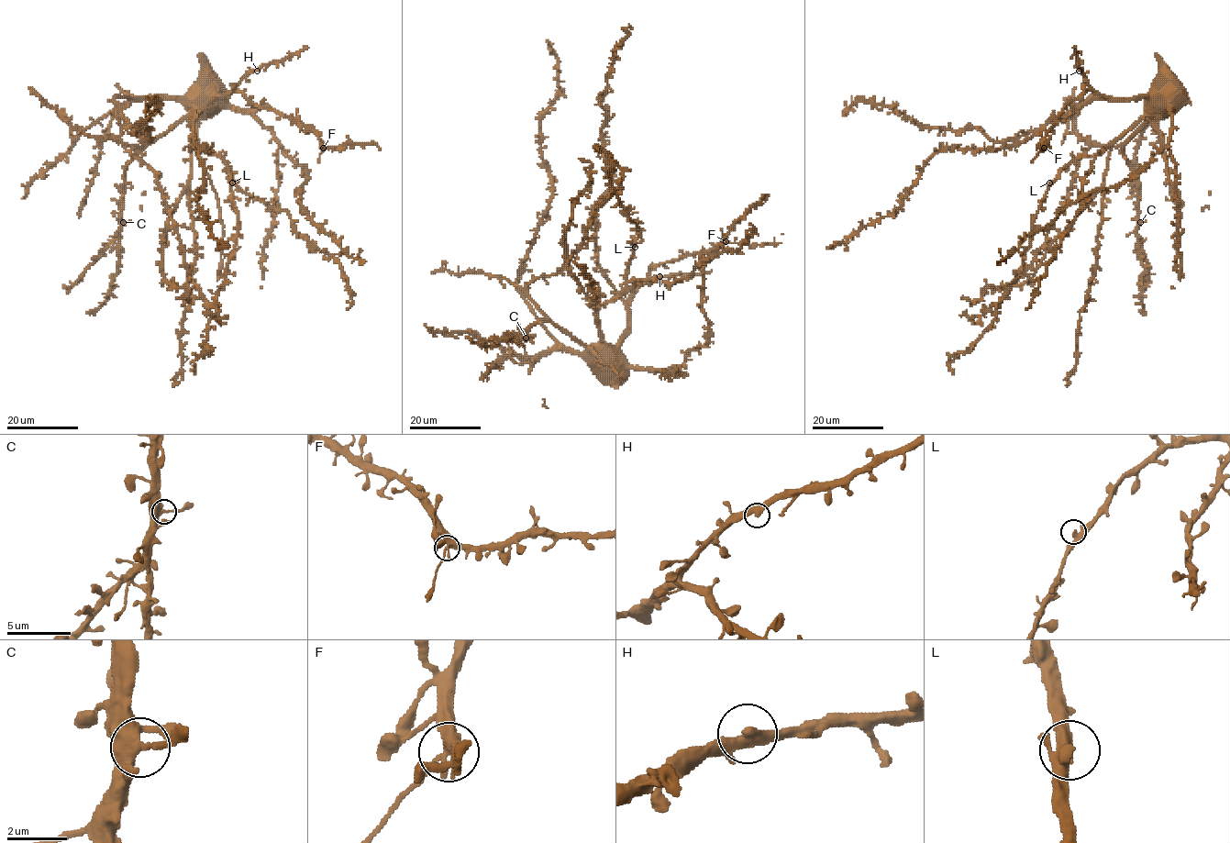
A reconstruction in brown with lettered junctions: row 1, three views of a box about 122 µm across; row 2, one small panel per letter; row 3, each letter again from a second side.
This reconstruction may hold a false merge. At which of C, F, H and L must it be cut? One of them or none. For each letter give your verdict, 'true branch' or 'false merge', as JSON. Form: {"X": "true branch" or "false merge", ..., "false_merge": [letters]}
{"C": "true branch", "F": "false merge", "H": "true branch", "L": "true branch", "false_merge": ["F"]}

